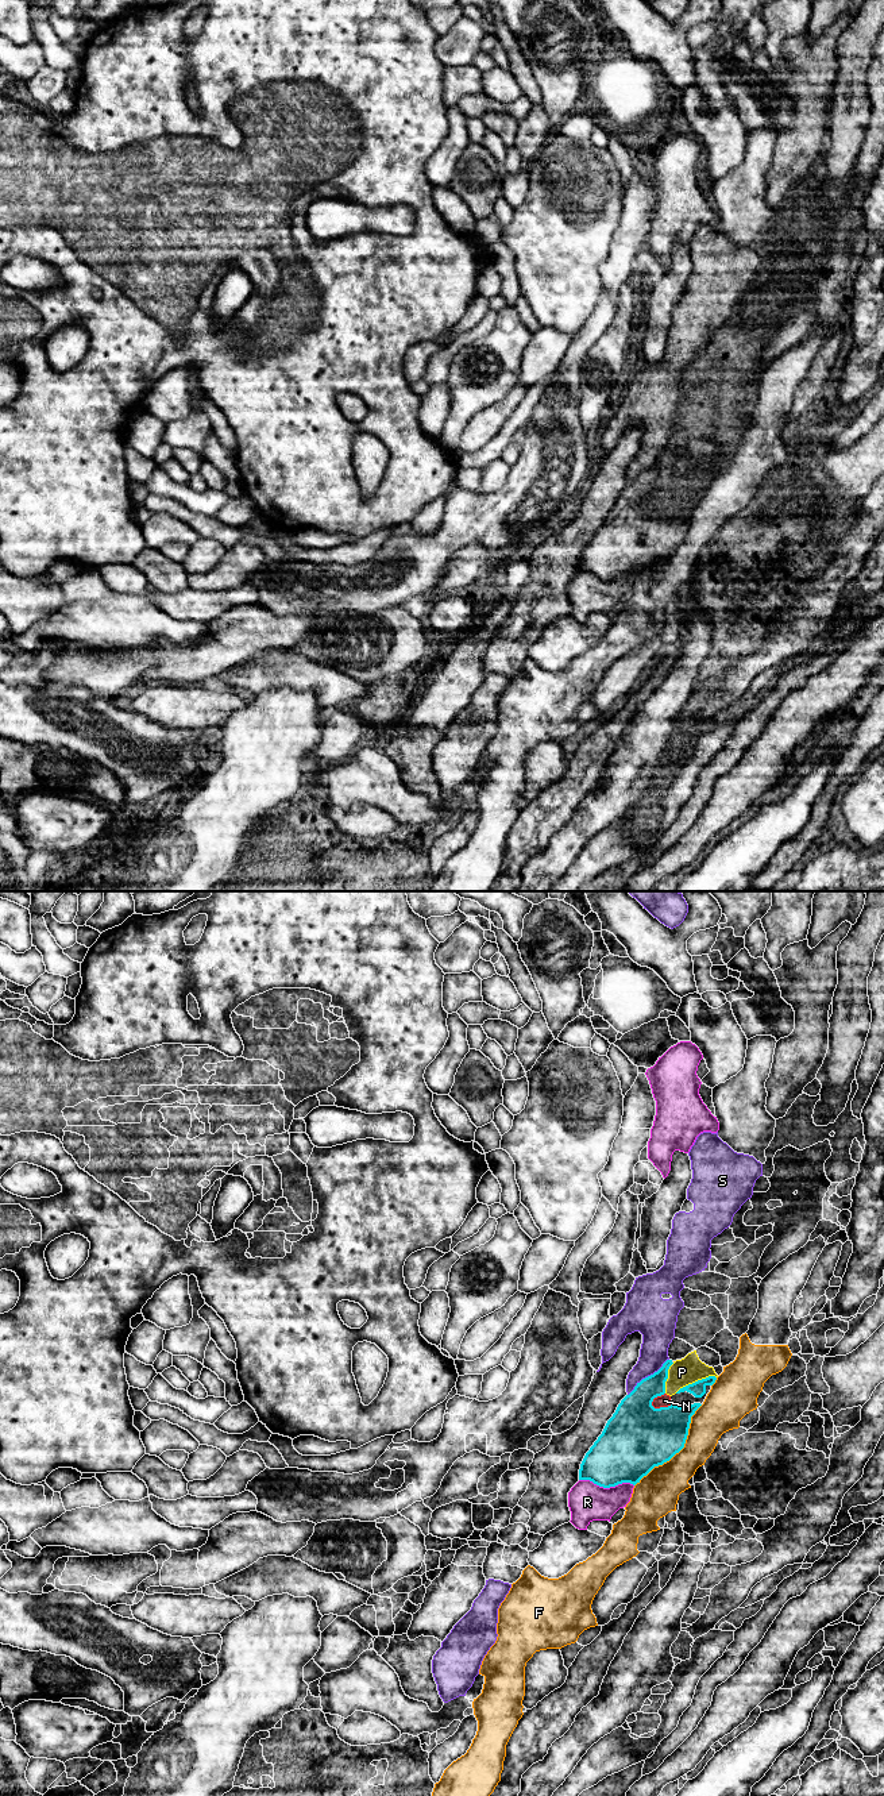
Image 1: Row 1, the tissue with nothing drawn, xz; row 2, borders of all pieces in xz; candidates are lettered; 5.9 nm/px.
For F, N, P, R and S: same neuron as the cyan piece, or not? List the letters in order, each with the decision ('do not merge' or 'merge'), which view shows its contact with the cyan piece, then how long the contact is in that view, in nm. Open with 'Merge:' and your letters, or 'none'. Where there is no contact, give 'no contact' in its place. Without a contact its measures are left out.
Merge: none
F: do not merge; contact in xz; length 650 nm
N: do not merge; contact in xz; length 130 nm
P: do not merge; contact in xz; length 260 nm
R: do not merge; contact in xz; length 340 nm
S: do not merge; contact in xz; length 340 nm

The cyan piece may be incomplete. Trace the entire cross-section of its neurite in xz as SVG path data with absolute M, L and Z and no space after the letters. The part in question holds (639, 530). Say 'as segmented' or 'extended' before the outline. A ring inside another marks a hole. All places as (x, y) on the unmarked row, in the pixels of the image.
as segmented; M667 452L621 493L602 527L586 546L579 573L590 573L603 581L622 575L636 578L655 559L669 554L684 540L691 509L702 497L652 498L655 490L665 486L672 456L672 452Z

